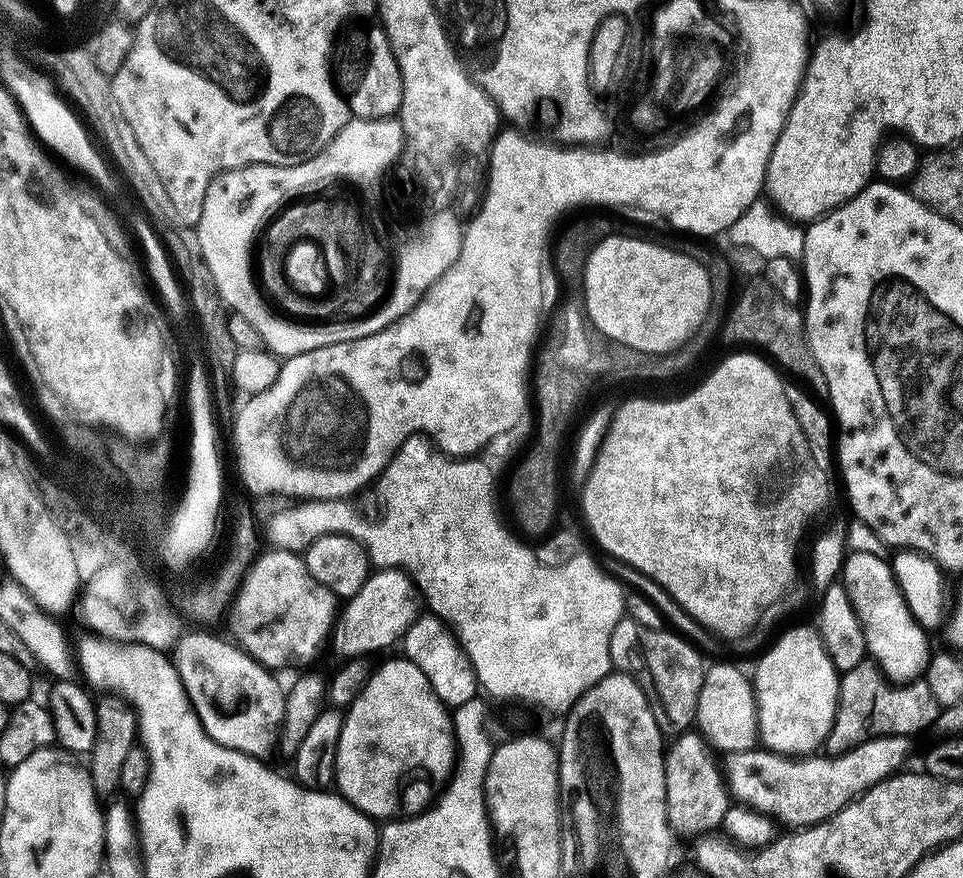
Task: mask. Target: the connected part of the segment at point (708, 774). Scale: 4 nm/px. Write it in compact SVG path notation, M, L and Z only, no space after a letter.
M689 730L673 739L664 757L668 825L677 837L699 838L724 823L730 797L719 767L712 765L713 753L699 731Z

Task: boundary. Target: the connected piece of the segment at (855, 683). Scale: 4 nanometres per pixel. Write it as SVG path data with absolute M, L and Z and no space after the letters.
M865 662L854 666L854 670L840 676L840 697L836 700L836 717L830 734L822 748L829 756L840 756L854 750L867 740L877 740L879 736L914 737L923 728L931 729L936 723L936 715L941 710L939 702L930 694L930 686L923 678L911 682L892 683L876 667Z

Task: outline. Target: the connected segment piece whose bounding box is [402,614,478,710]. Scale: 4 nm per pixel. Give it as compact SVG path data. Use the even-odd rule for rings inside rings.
M431 614L417 615L402 637L403 644L403 655L410 662L414 662L414 666L418 666L422 674L426 674L430 686L436 691L437 698L443 700L449 709L454 710L466 702L477 699L478 683L473 675L472 663L456 639L455 631L440 617Z

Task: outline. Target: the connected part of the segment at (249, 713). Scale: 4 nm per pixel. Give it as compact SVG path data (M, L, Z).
M185 631L174 647L174 663L176 673L180 675L182 686L188 695L188 701L198 714L206 734L227 748L245 752L257 758L267 757L271 748L277 747L284 726L285 689L275 680L273 673L259 664L254 657L248 655L243 648L235 643L227 644L208 632Z

